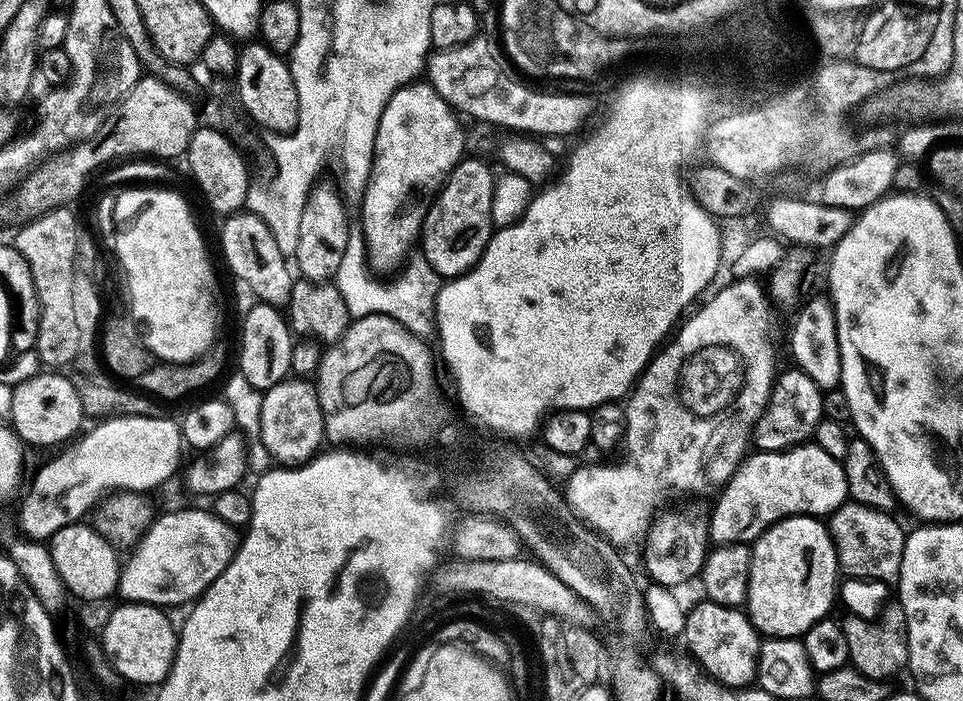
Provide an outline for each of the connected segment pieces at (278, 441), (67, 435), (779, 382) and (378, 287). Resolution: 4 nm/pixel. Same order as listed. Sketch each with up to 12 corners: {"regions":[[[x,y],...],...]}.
{"regions":[[[286,378],[262,395],[260,439],[280,466],[325,443],[315,383]],[[40,370],[12,389],[10,427],[55,449],[85,420],[78,390]],[[795,366],[756,423],[761,452],[811,441],[824,392]],[[349,235],[338,287],[349,317],[389,316],[431,337],[442,277],[412,254],[375,280]]]}

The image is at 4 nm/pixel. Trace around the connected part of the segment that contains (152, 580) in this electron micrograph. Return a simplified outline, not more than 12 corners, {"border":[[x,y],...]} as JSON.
{"border":[[210,510],[157,515],[118,596],[191,605],[226,570],[237,529]]}

